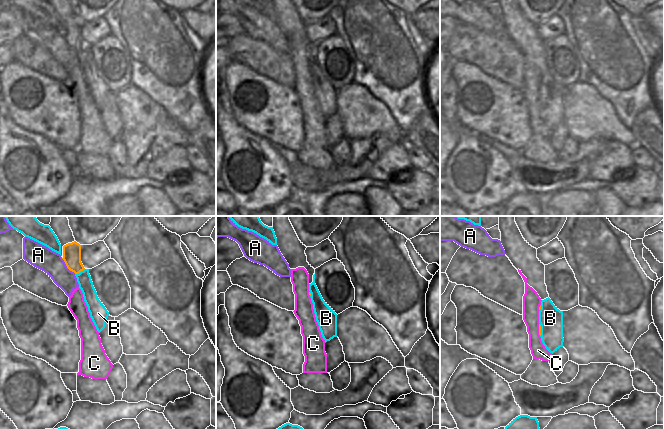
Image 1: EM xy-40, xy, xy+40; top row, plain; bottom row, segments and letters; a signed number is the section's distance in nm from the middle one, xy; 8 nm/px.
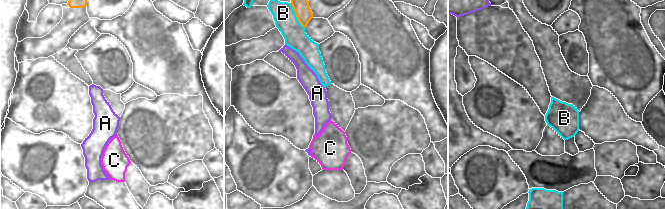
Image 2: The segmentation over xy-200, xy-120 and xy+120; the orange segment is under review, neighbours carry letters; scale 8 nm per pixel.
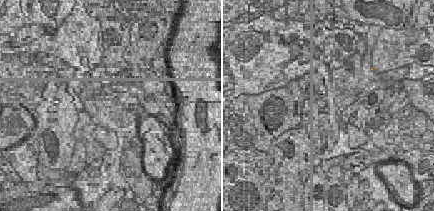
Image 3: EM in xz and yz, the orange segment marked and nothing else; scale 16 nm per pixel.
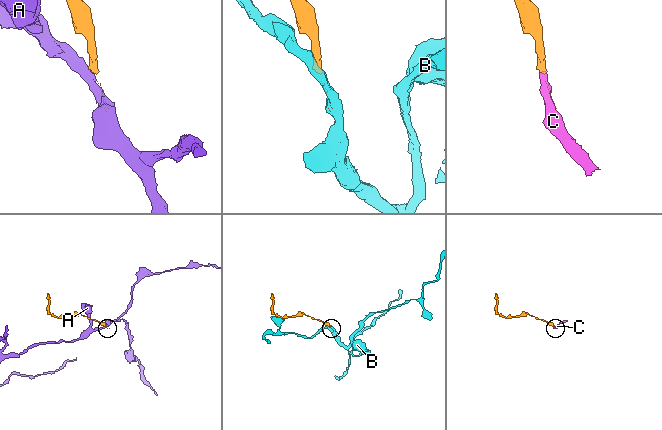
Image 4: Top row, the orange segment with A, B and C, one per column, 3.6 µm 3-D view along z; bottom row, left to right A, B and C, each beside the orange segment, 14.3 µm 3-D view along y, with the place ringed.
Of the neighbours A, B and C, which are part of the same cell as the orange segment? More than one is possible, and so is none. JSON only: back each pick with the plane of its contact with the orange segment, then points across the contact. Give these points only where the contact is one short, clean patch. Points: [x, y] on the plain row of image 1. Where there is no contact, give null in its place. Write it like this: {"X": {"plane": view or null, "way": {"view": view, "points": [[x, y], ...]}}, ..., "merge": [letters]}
{"C": {"plane": "xy+40"}, "merge": ["C"]}

